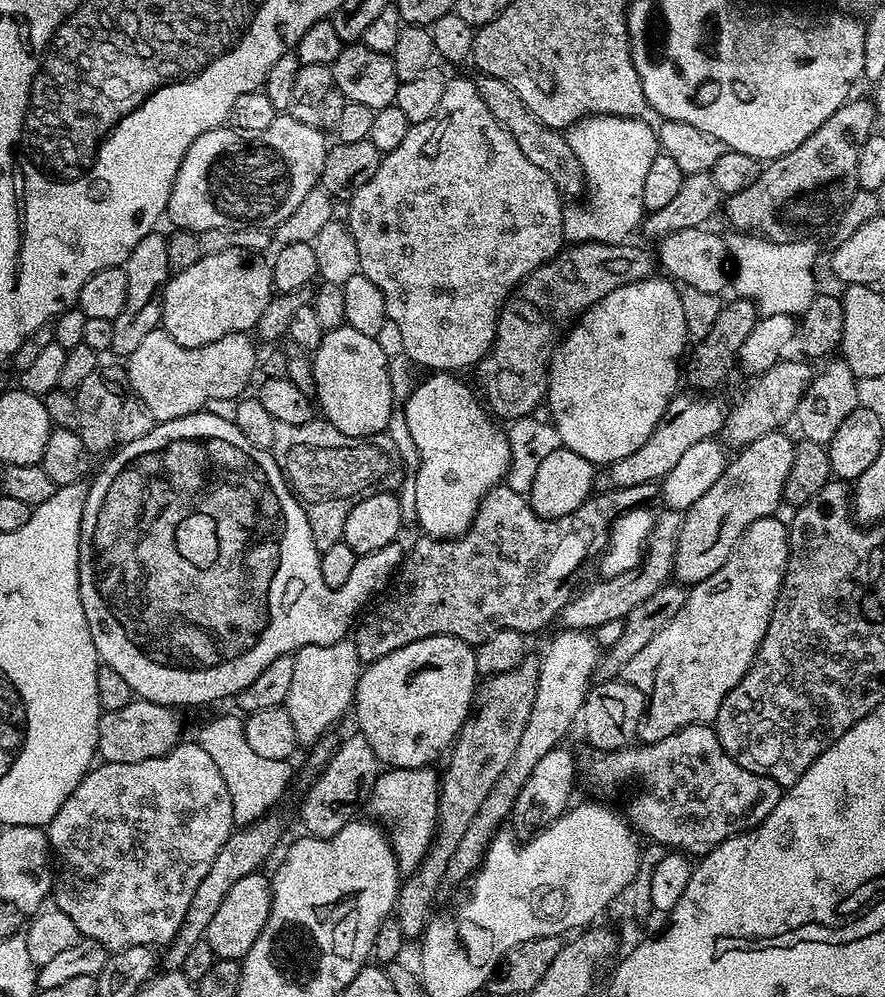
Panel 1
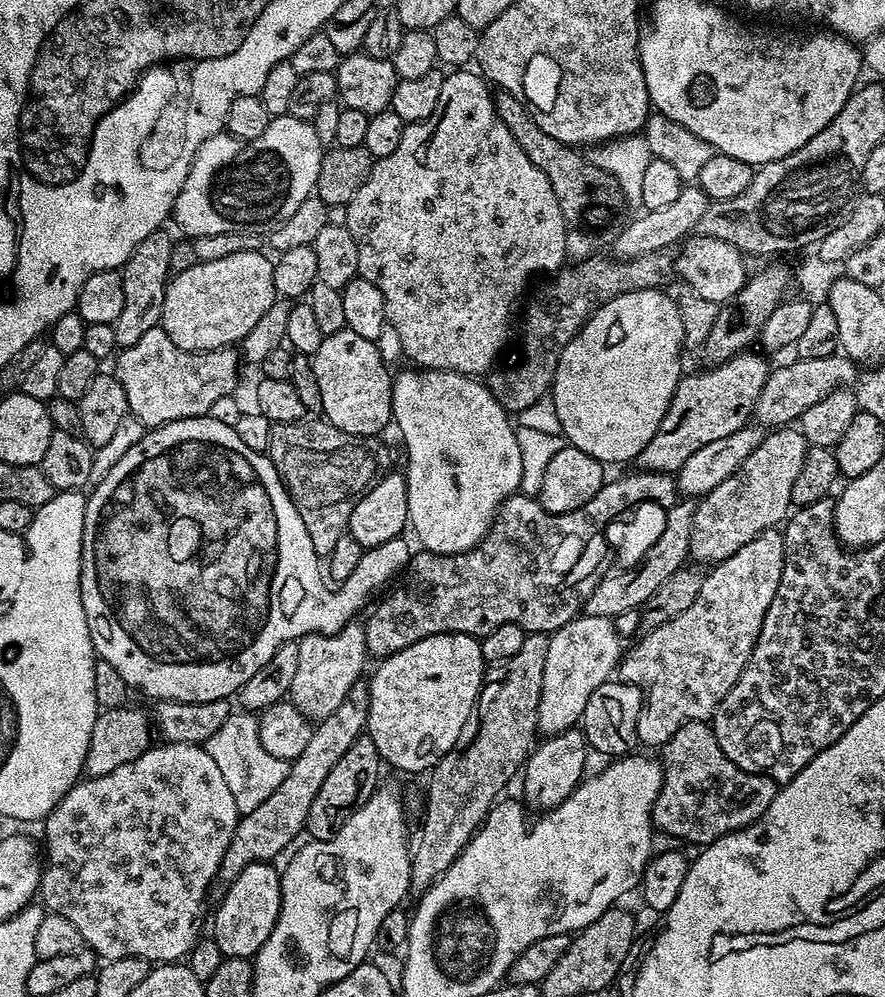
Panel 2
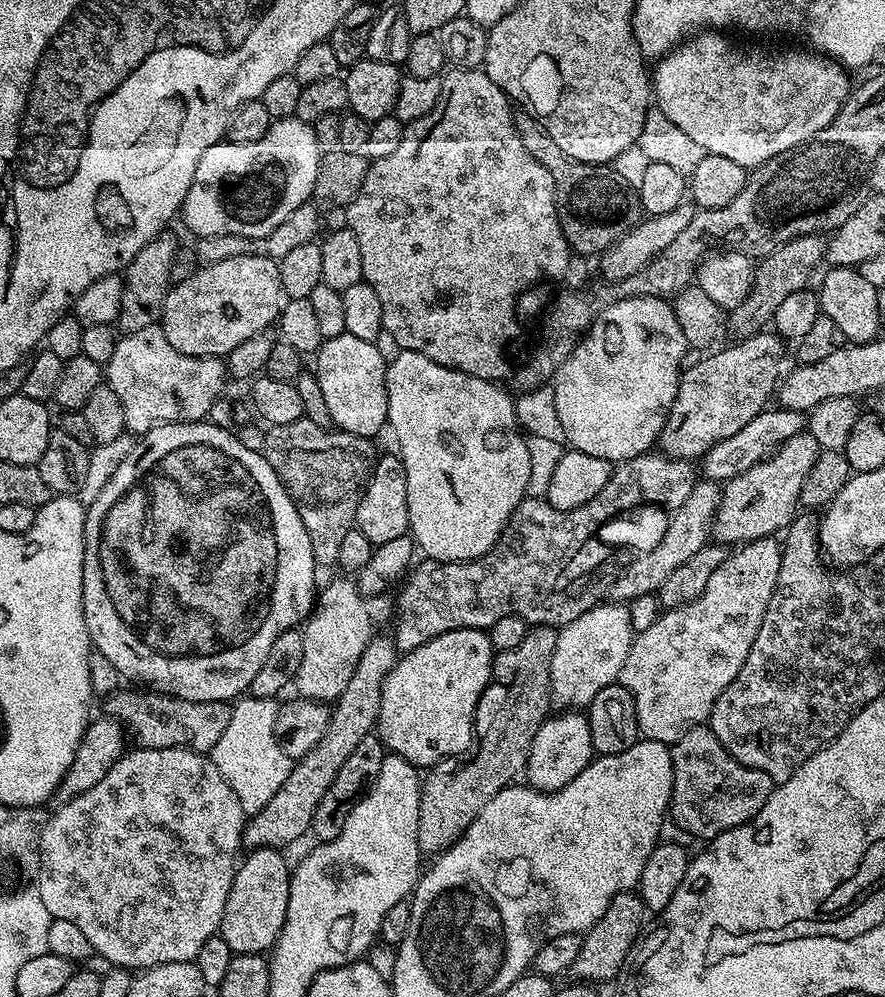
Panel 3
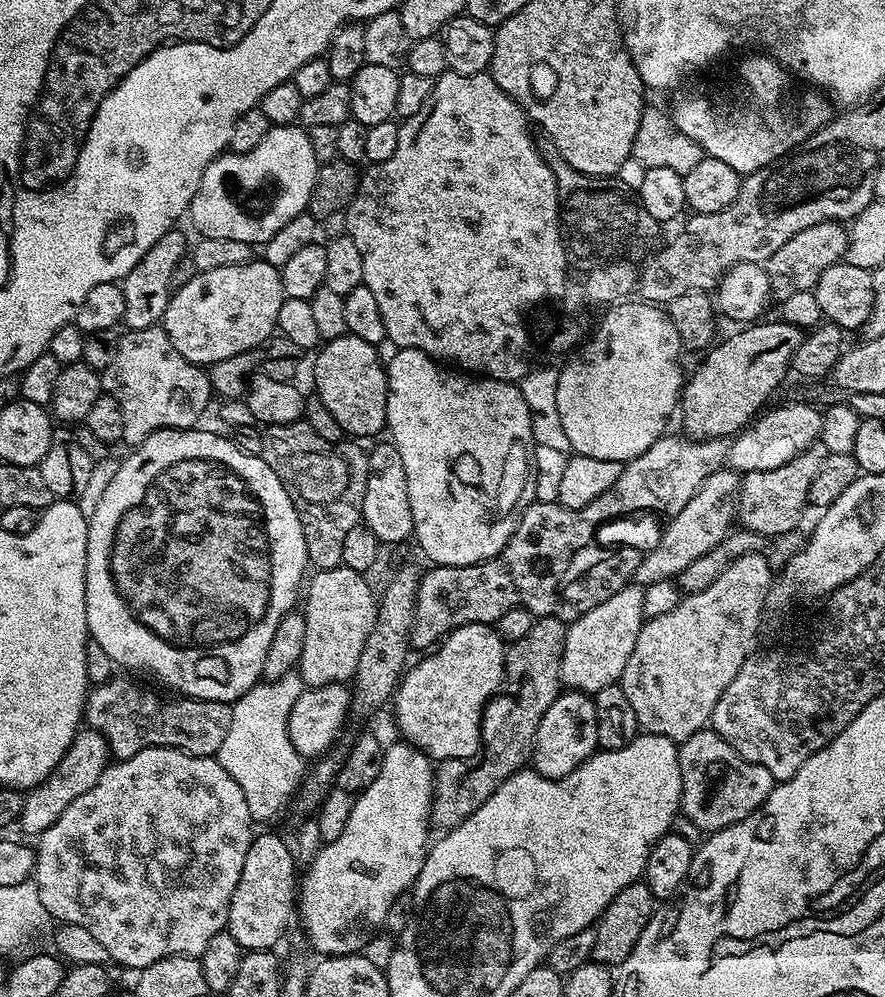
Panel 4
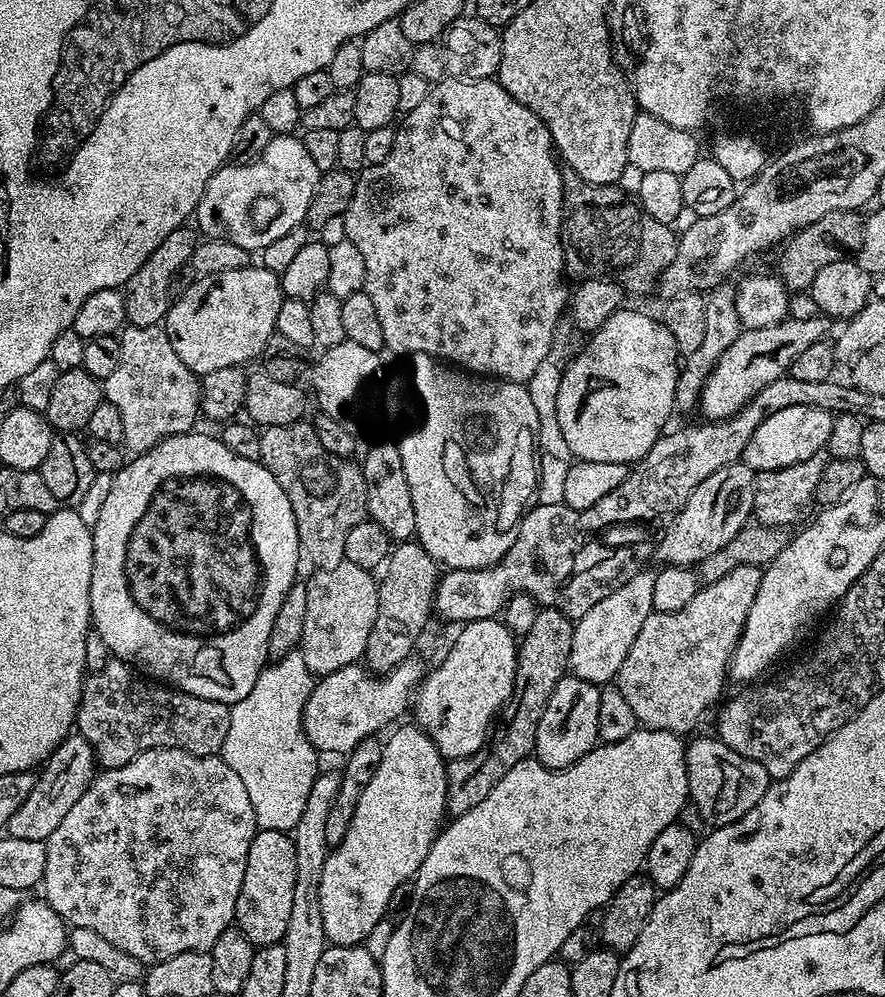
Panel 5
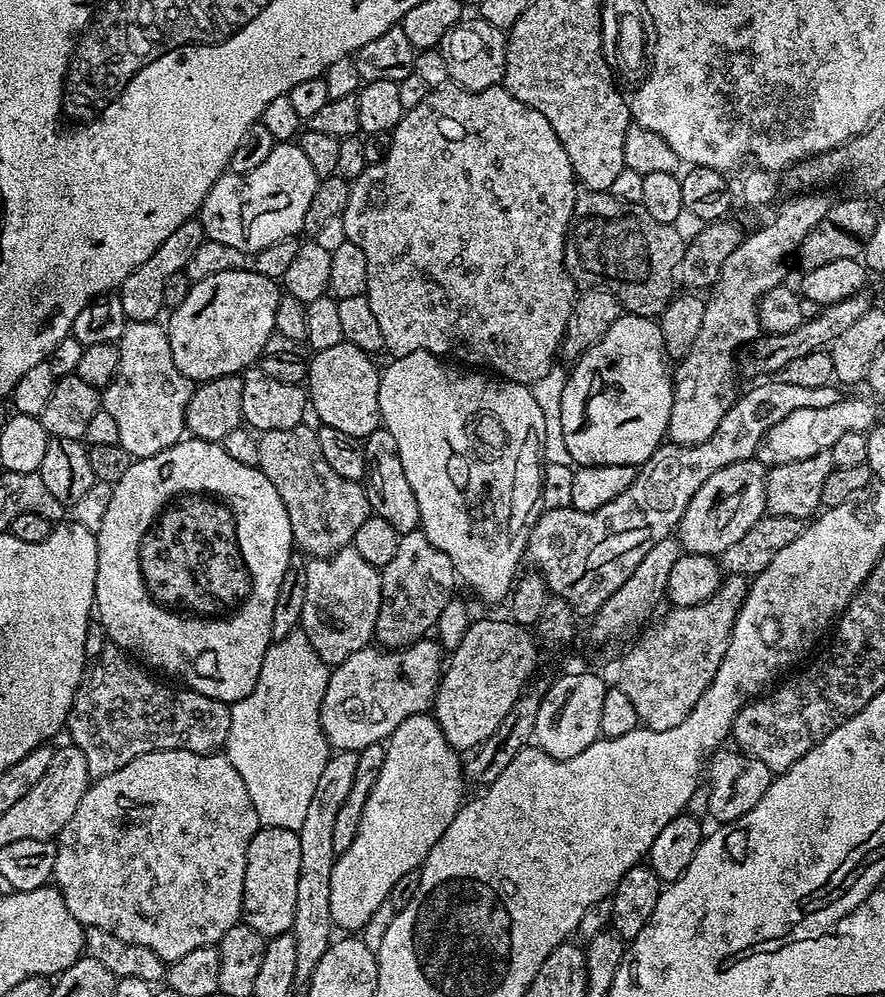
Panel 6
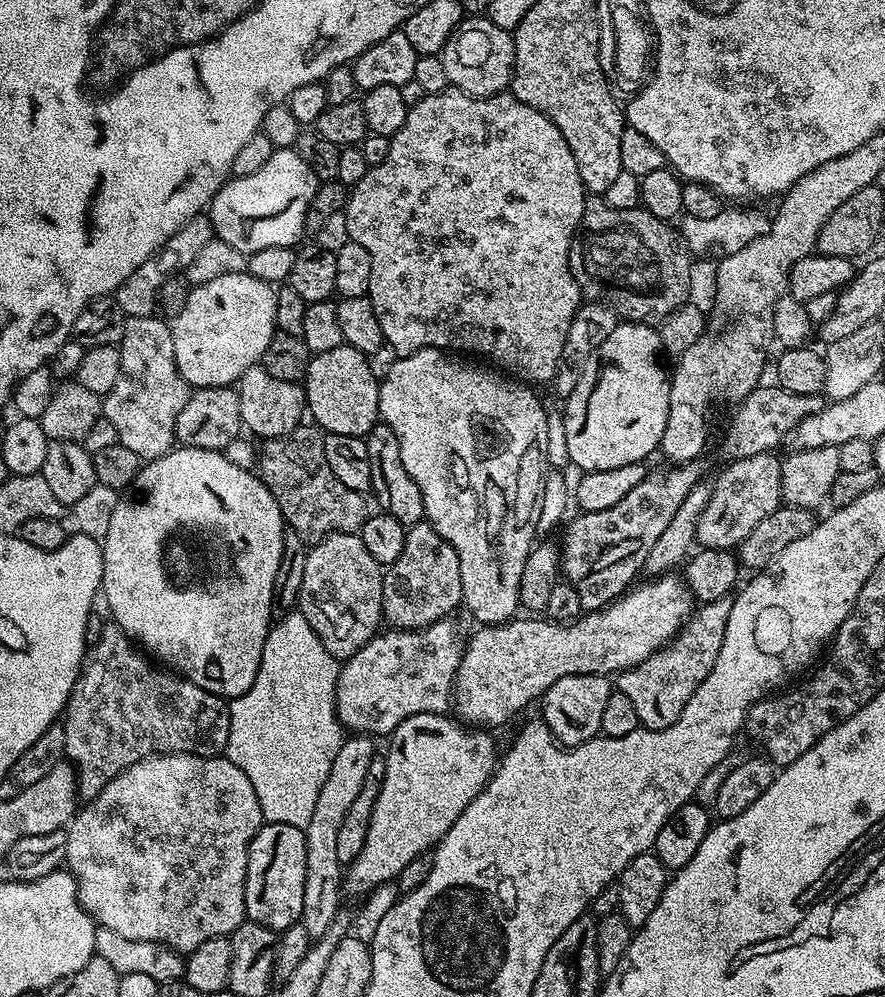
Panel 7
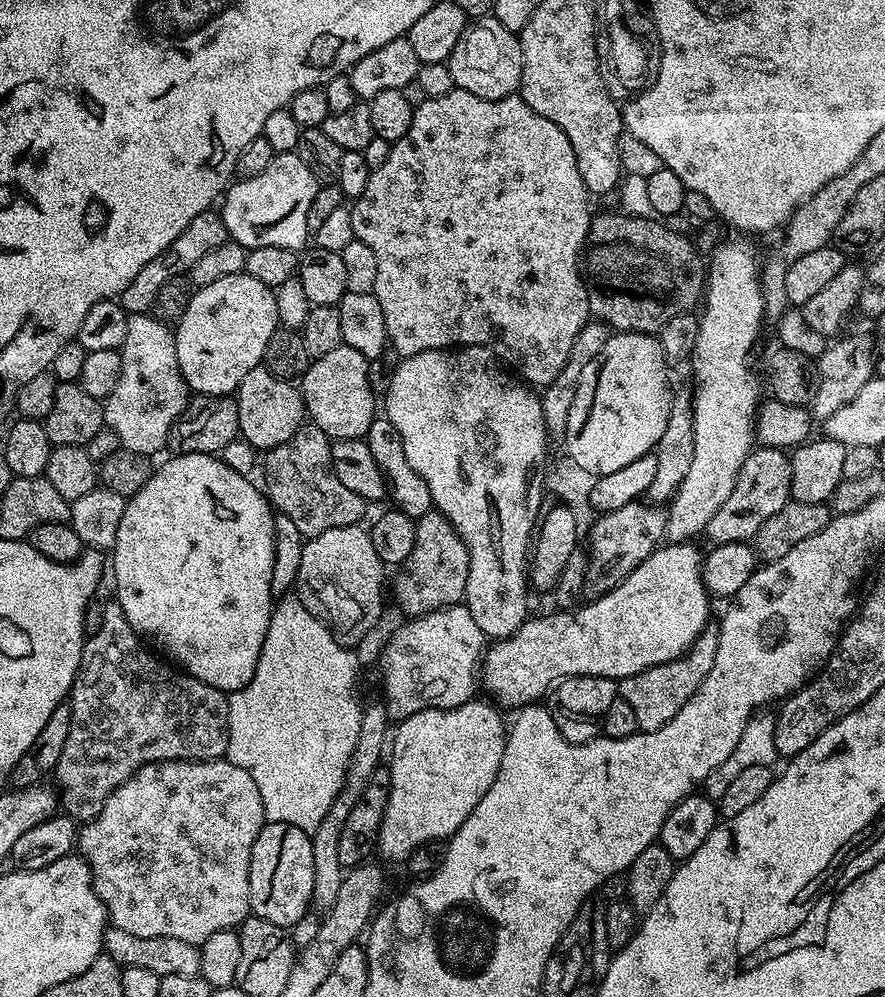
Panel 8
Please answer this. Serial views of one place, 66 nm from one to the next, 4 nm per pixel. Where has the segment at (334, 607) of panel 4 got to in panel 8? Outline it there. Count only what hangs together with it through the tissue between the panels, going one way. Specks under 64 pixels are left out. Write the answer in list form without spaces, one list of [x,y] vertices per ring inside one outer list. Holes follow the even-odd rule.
[[[360,524],[338,526],[334,530],[326,530],[322,534],[305,539],[294,592],[300,597],[302,606],[306,606],[310,614],[314,614],[332,631],[339,644],[356,646],[356,643],[379,622],[380,615],[384,612],[384,596],[386,600],[384,572],[386,566],[378,558],[374,542],[370,542],[368,528]]]

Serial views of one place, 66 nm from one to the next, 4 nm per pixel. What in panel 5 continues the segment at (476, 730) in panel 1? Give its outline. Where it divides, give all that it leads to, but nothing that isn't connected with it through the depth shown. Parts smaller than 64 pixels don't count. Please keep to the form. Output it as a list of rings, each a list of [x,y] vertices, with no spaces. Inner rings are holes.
[[[541,608],[534,627],[519,641],[512,697],[501,708],[484,747],[465,760],[447,761],[446,812],[449,817],[461,816],[466,814],[466,810],[478,806],[478,802],[498,786],[502,774],[535,753],[538,718],[542,718],[542,710],[546,702],[550,702],[554,686],[569,671],[568,659],[570,646],[574,646],[575,629],[573,617],[553,608]]]

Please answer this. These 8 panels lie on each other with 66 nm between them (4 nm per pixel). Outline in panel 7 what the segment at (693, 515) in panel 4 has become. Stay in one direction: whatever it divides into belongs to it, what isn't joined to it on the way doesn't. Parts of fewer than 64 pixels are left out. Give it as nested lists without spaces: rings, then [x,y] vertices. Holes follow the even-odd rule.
[[[772,452],[754,454],[750,458],[733,459],[732,465],[711,485],[708,501],[698,518],[696,544],[700,548],[735,549],[774,510],[781,507],[781,457]]]

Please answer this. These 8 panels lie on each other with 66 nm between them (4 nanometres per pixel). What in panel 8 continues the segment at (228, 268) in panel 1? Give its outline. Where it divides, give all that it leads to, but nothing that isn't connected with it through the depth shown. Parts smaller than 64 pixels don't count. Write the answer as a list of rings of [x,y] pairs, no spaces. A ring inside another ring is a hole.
[[[245,271],[230,274],[230,278],[218,278],[218,282],[210,282],[195,289],[186,306],[186,314],[182,314],[174,328],[182,378],[193,393],[202,396],[232,396],[242,378],[246,378],[250,370],[261,367],[266,354],[266,342],[270,342],[279,324],[275,291],[258,282],[258,278],[250,278]]]

